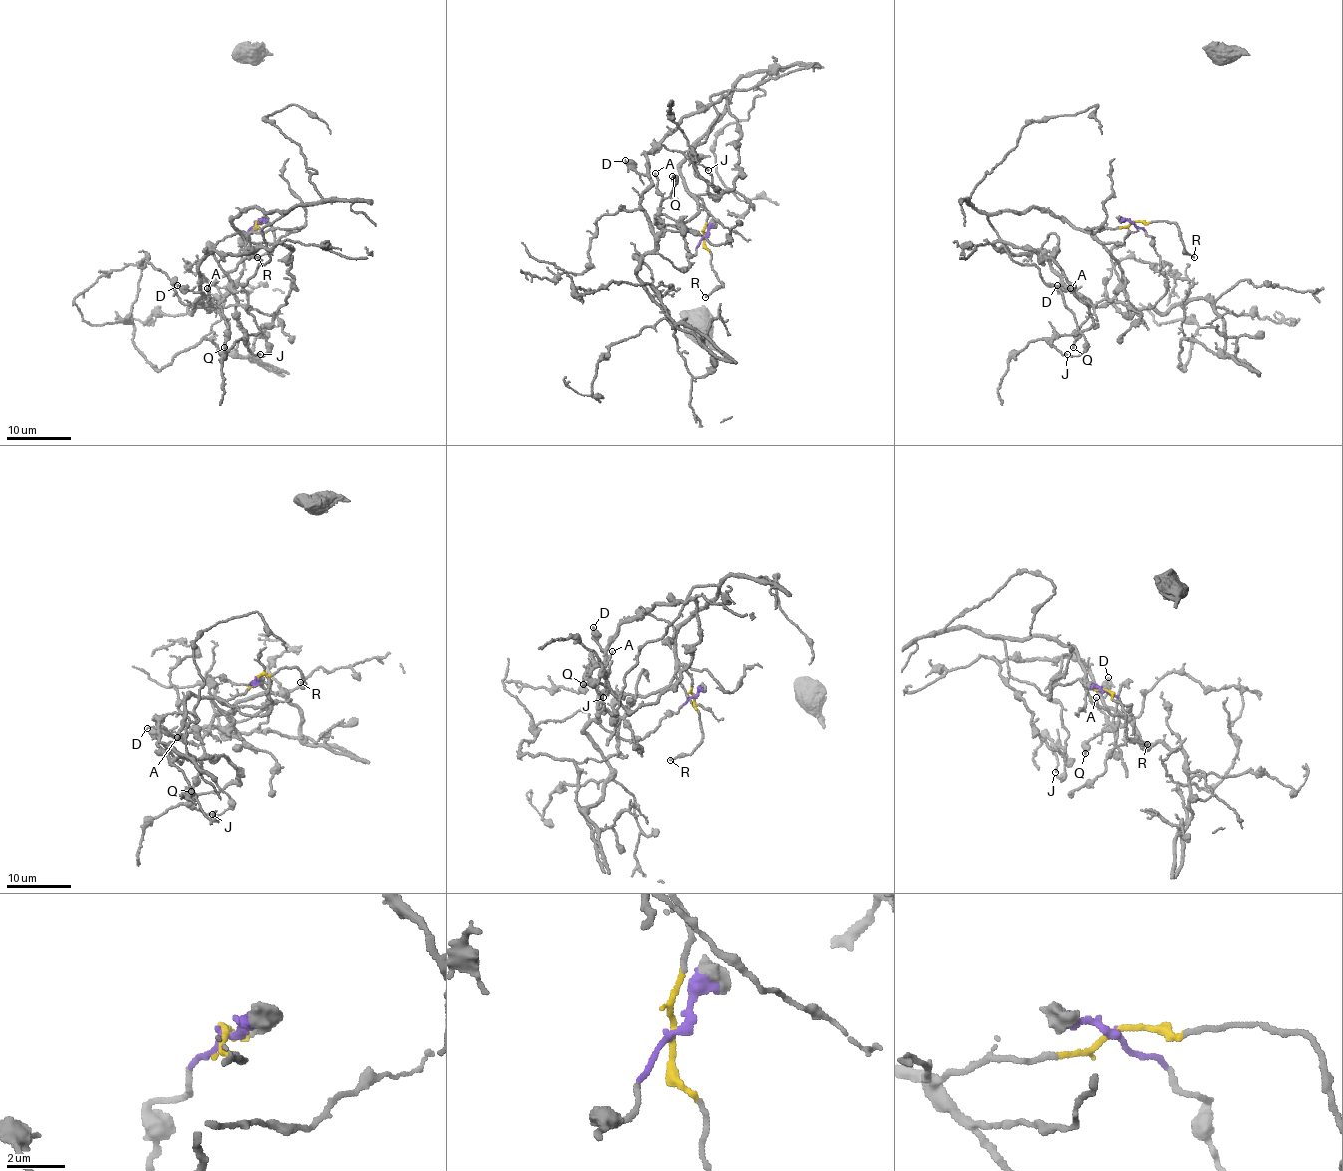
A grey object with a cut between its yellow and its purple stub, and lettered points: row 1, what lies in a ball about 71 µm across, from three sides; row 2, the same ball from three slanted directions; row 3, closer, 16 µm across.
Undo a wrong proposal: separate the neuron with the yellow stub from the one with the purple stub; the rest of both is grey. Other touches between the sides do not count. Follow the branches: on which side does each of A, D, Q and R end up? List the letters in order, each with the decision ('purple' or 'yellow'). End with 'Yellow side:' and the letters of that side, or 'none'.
A: yellow
D: purple
Q: yellow
R: yellow
Yellow side: A, Q, R

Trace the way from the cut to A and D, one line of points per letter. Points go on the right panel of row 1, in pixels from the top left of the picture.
A: (1134, 222), (1095, 233), (1121, 269), (1119, 290), (1110, 299), (1092, 304), (1070, 288)
D: (1134, 222), (1153, 240), (1160, 270), (1166, 278), (1166, 293), (1152, 307), (1118, 302), (1092, 306), (1057, 285)

